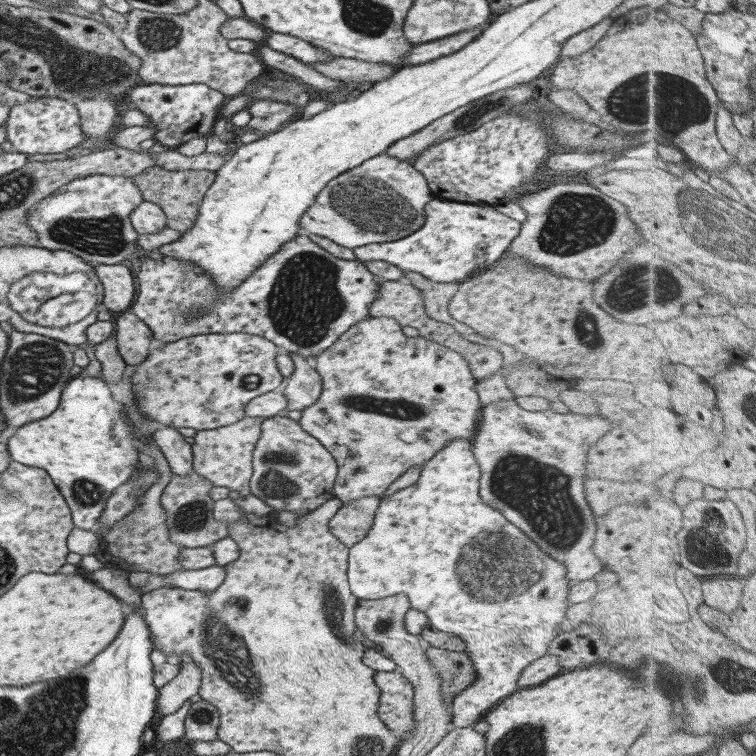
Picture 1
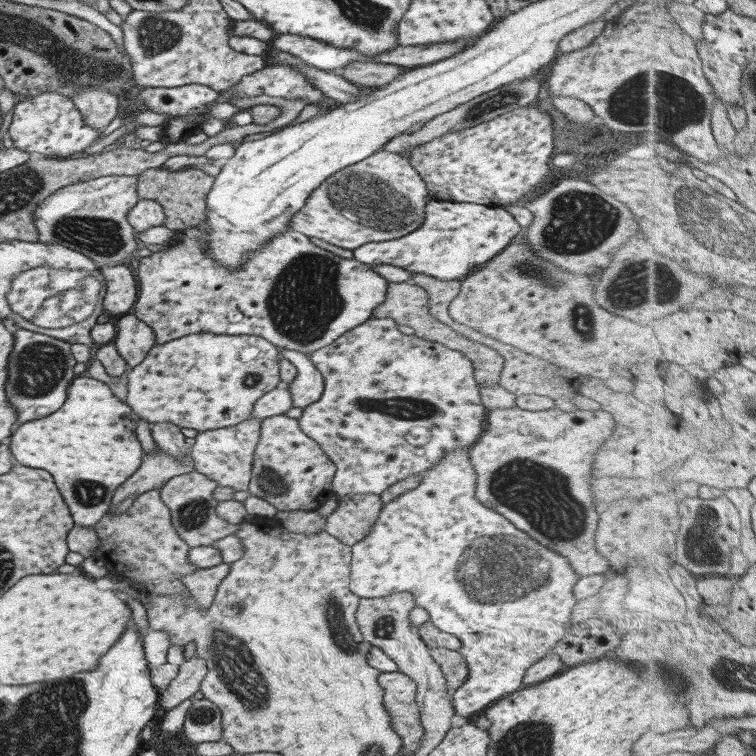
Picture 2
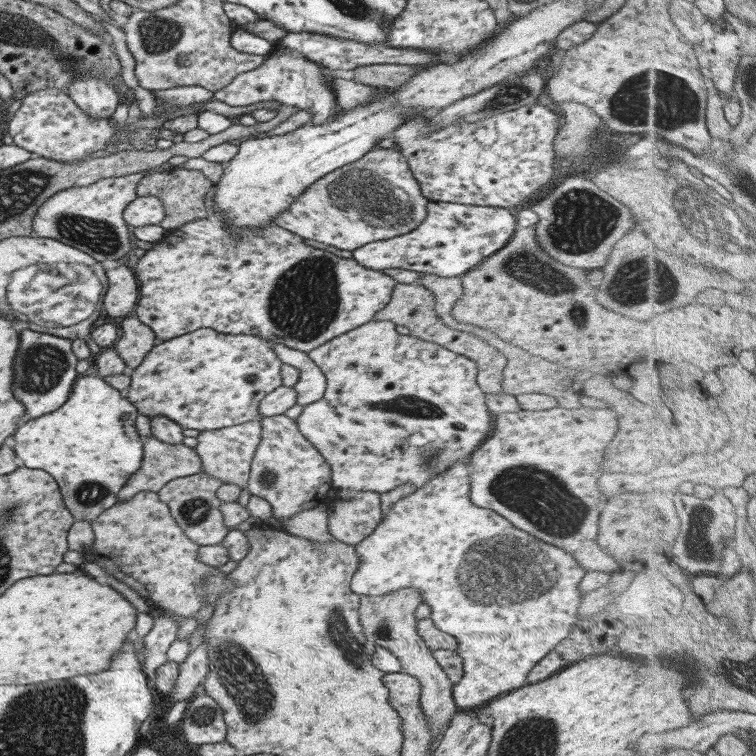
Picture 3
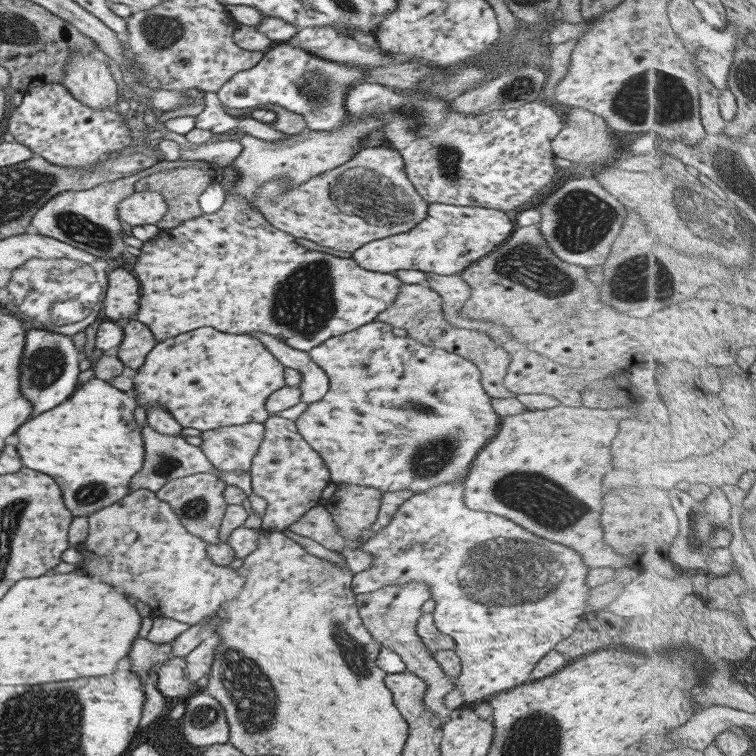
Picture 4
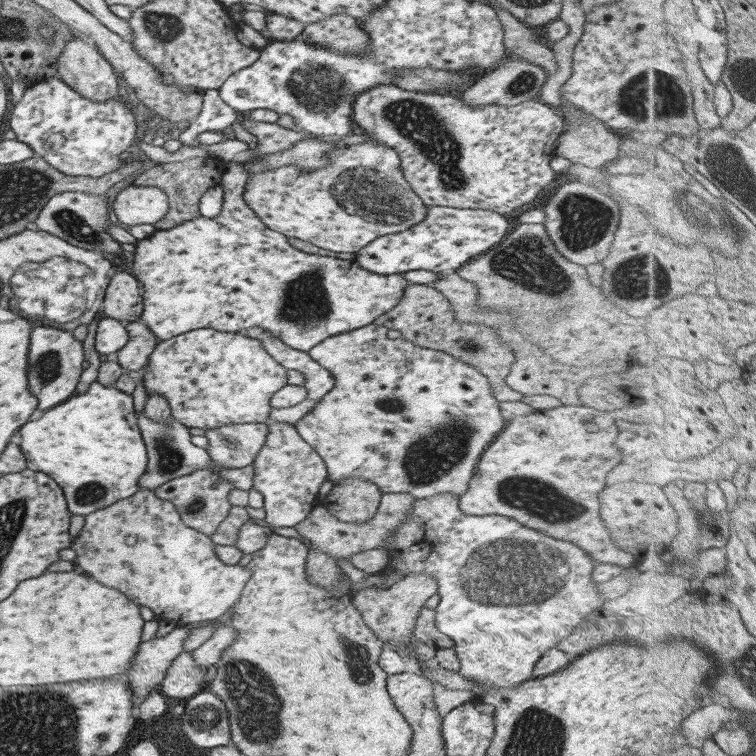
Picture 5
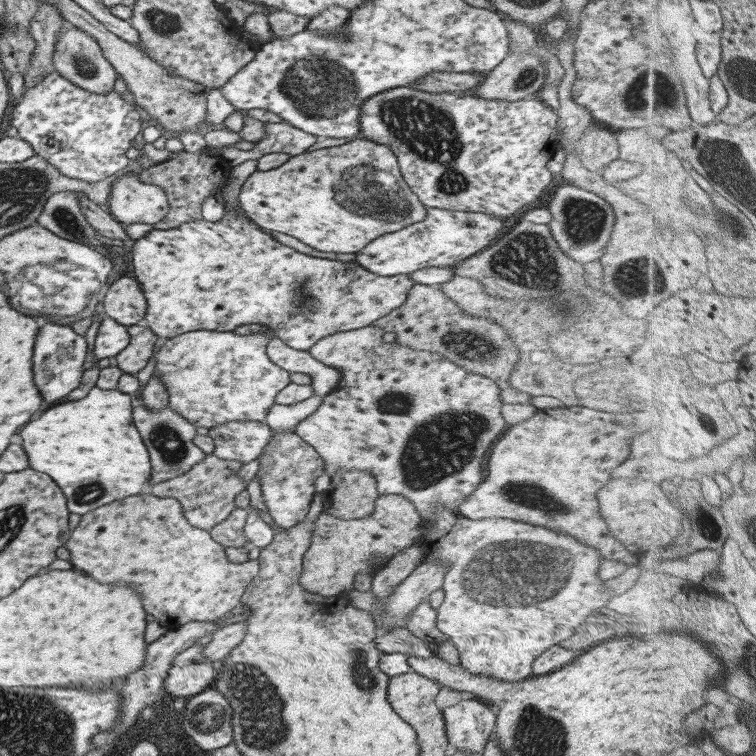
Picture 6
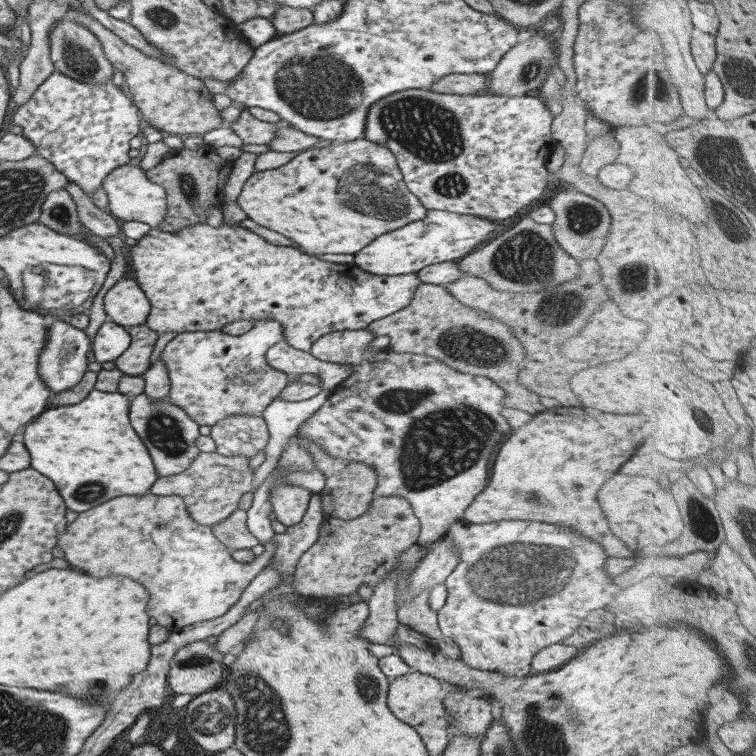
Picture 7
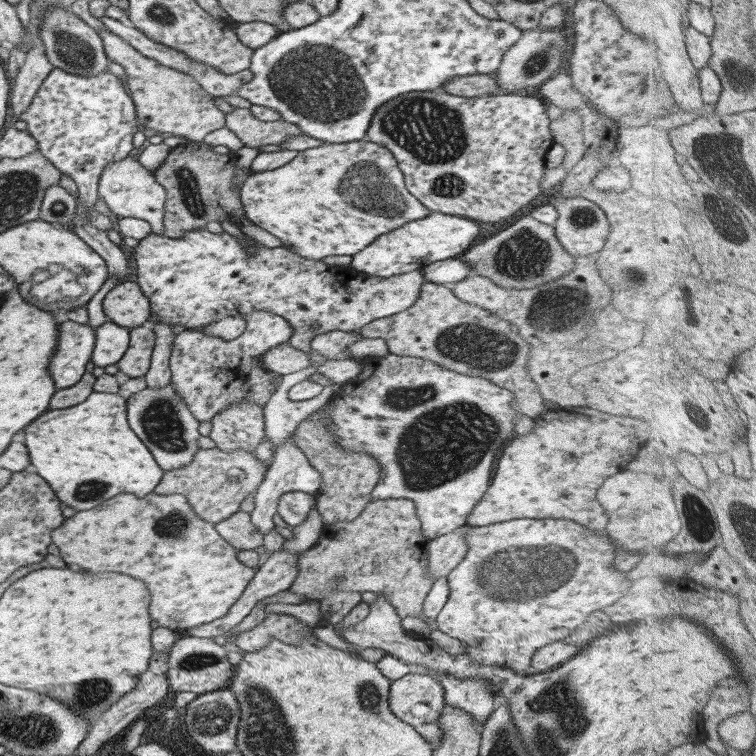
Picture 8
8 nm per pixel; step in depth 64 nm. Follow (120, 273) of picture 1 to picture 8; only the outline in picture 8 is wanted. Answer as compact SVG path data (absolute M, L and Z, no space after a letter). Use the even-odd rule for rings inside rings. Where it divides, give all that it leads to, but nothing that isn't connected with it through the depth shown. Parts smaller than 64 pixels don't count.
M117 282L102 300L102 310L113 324L130 330L148 324L150 304L135 282Z

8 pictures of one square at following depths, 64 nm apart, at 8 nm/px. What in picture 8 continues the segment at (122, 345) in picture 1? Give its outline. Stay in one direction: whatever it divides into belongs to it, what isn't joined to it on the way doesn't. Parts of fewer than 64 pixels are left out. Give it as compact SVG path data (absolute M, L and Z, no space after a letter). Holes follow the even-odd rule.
M147 324L130 329L128 336L128 348L118 360L117 368L127 377L143 377L154 348L153 330Z

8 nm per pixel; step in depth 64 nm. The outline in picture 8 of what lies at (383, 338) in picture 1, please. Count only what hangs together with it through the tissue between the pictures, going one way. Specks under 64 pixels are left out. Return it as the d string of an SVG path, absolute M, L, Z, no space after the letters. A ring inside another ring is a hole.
M329 331L319 333L310 341L310 351L321 354L326 359L353 359L347 357L346 347L353 341L362 338L357 331ZM388 353L383 357L372 357L361 359L363 369L356 378L341 383L339 390L335 392L333 400L328 401L324 406L326 410L327 420L325 420L325 427L329 429L329 433L333 433L337 445L341 445L343 449L349 451L361 451L377 460L380 466L380 478L377 484L372 488L370 500L385 500L385 499L407 499L415 503L415 515L421 523L421 533L425 535L427 542L443 533L449 532L466 522L467 514L475 502L483 496L487 485L492 478L494 463L499 454L500 448L513 435L513 420L517 413L514 406L513 392L503 389L489 380L483 378L459 375L458 373L440 368L434 363L428 362L419 358L412 358L407 356L396 356Z

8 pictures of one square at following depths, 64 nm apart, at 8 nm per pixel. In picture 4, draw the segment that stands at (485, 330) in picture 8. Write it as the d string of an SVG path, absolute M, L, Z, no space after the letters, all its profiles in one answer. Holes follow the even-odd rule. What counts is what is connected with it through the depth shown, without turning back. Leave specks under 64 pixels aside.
M402 283L397 290L397 296L391 306L374 318L375 321L389 324L392 328L405 330L406 337L419 342L421 345L439 348L471 362L480 373L481 387L490 399L505 399L515 397L503 385L503 378L511 358L503 348L496 346L487 333L453 327L445 321L441 313L441 296L425 284Z

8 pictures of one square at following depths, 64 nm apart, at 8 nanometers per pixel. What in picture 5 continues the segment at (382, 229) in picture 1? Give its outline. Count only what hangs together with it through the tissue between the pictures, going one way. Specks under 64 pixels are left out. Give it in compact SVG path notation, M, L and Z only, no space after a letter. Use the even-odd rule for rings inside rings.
M374 142L343 145L329 149L325 158L327 165L313 171L301 173L297 165L283 165L248 174L241 193L243 202L255 212L265 228L331 252L355 253L379 236L401 232L424 219L426 206L405 182L400 160L392 148Z

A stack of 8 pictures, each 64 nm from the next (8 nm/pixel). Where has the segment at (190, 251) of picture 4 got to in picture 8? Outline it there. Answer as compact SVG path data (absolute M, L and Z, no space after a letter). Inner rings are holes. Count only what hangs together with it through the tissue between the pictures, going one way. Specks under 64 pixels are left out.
M206 229L189 230L181 238L167 238L164 234L150 232L139 240L133 247L133 262L136 283L150 304L150 320L165 321L171 326L179 324L184 330L199 330L199 327L227 316L248 315L255 310L269 311L283 317L291 327L289 346L306 354L310 351L310 341L319 333L355 331L372 320L409 308L417 300L420 285L426 281L421 270L377 278L355 272L348 266L327 266L319 260L301 258L285 246L267 248L245 237L253 247L252 253L246 253L241 243L226 232L213 234Z

